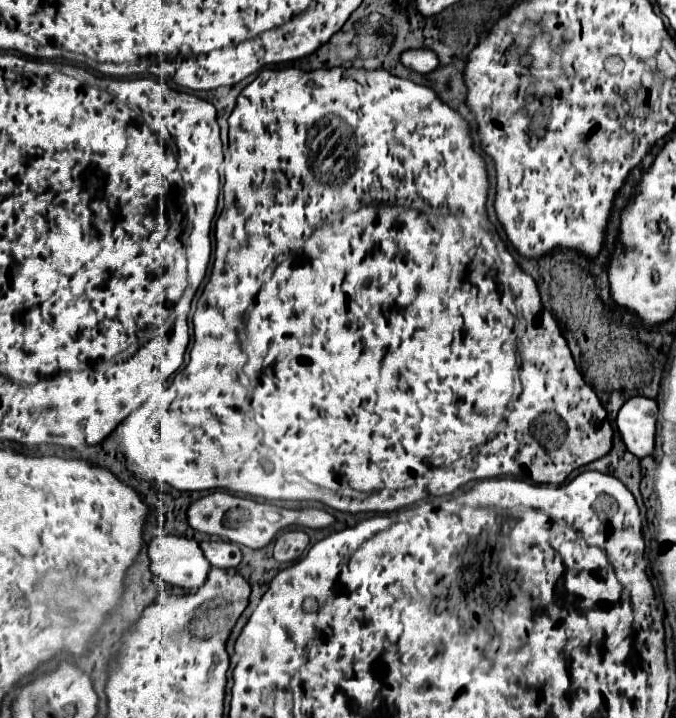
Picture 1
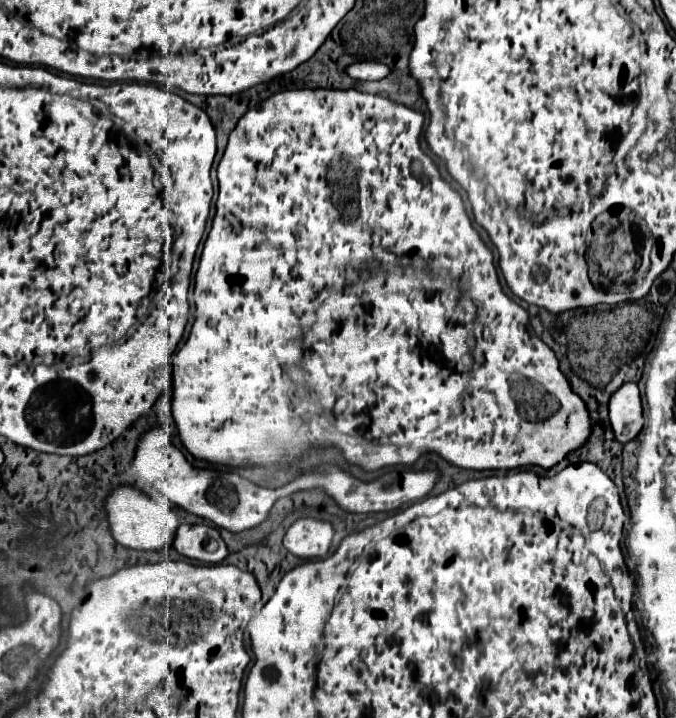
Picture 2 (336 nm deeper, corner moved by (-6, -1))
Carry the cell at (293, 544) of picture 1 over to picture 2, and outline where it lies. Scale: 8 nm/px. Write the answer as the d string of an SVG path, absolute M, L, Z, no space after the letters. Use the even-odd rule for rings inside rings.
M315 517L297 519L285 533L283 545L301 559L323 559L329 555L333 525Z

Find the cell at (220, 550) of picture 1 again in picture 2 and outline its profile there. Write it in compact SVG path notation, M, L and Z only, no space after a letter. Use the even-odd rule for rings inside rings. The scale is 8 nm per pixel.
M179 525L173 545L181 555L203 563L219 563L229 553L219 531L207 525Z

